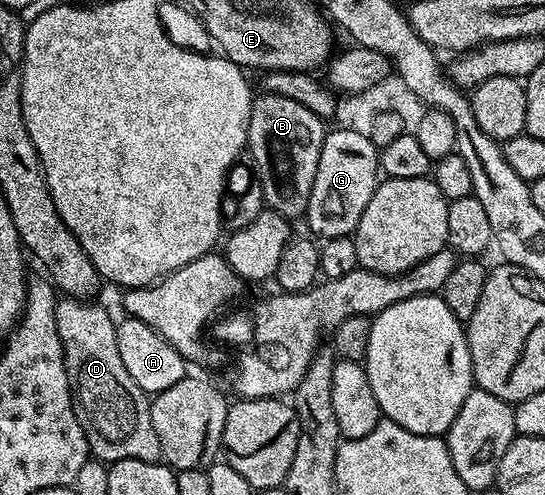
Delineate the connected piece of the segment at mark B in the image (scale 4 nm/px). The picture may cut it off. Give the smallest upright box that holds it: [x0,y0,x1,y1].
[248,92,328,219]

